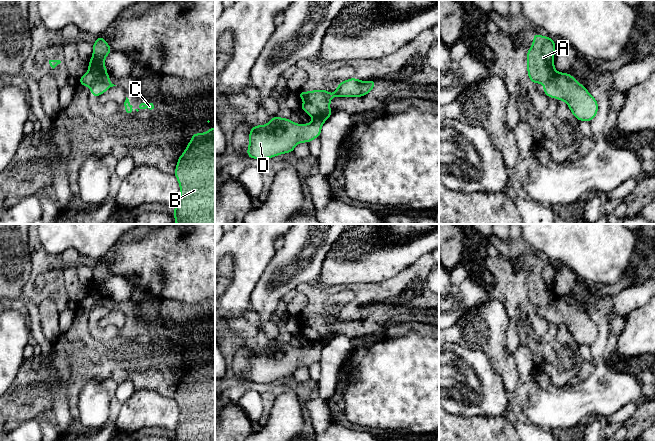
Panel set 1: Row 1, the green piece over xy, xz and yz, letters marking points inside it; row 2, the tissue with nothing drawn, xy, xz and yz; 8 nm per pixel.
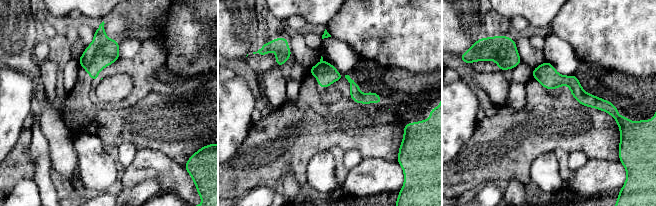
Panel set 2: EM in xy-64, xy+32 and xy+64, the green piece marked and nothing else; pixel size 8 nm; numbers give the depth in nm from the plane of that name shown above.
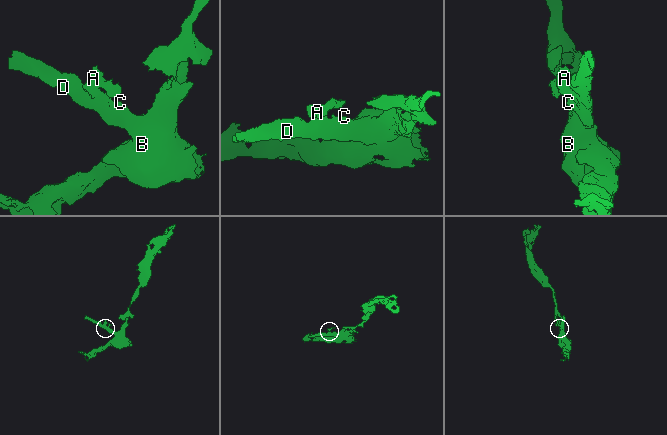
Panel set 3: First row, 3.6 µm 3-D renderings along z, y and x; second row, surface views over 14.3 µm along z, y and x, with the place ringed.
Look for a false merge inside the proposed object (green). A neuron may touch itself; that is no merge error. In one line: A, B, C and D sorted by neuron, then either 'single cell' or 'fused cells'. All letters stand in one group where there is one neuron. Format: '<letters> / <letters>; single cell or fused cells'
A / B C D; fused cells

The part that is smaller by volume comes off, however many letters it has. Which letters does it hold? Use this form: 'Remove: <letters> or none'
Remove: A

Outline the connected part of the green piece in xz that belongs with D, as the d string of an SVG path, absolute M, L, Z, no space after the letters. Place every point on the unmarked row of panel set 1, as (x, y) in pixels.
M330 334L319 337L310 348L295 348L289 342L282 343L276 339L265 350L251 350L246 379L253 383L268 383L292 377L298 367L308 368L319 362L323 347L332 339Z

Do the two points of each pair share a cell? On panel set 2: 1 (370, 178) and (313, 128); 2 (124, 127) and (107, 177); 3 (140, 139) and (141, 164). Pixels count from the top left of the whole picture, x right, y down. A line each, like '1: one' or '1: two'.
1: two
2: two
3: two

